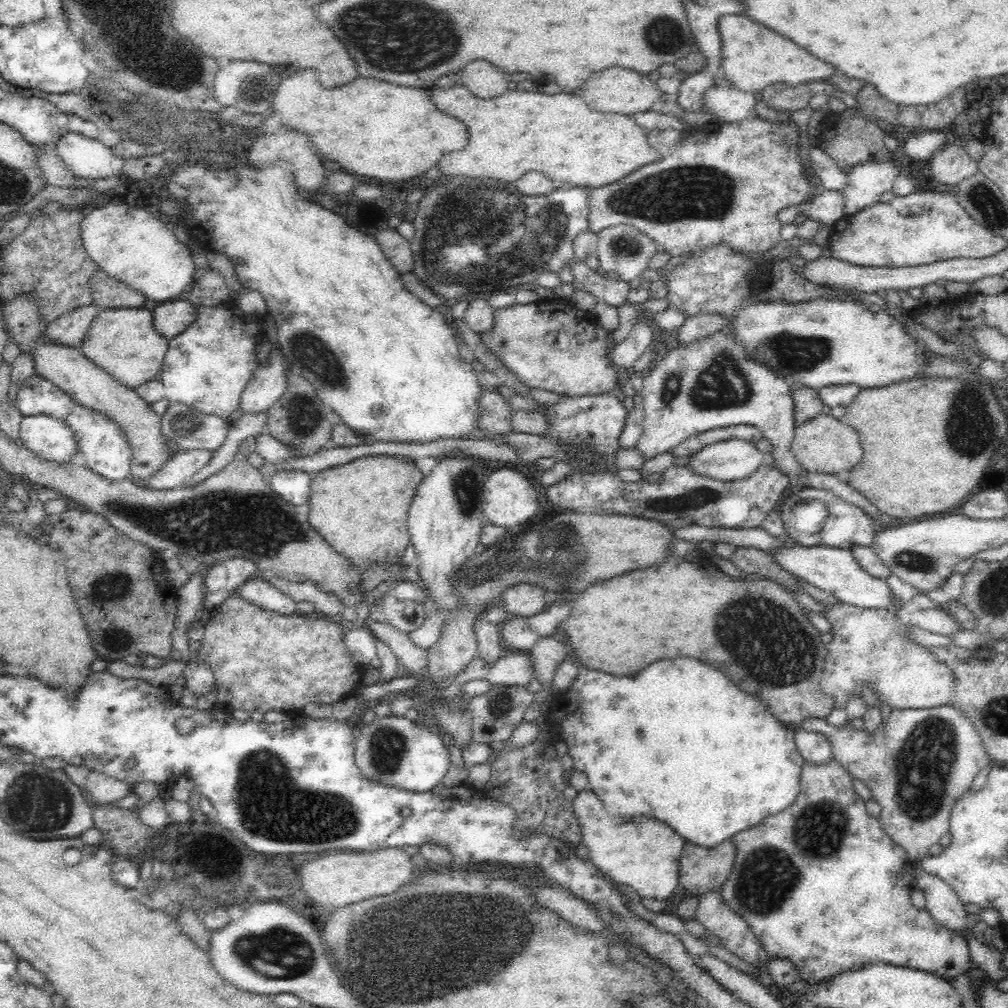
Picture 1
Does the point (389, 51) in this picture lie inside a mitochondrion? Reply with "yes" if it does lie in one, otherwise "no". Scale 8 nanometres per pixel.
yes

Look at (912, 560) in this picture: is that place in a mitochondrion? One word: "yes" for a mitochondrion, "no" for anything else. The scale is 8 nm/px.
yes

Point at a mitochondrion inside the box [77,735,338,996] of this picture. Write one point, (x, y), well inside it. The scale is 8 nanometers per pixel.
(278, 954)

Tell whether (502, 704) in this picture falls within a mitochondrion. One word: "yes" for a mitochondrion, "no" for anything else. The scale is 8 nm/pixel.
yes

